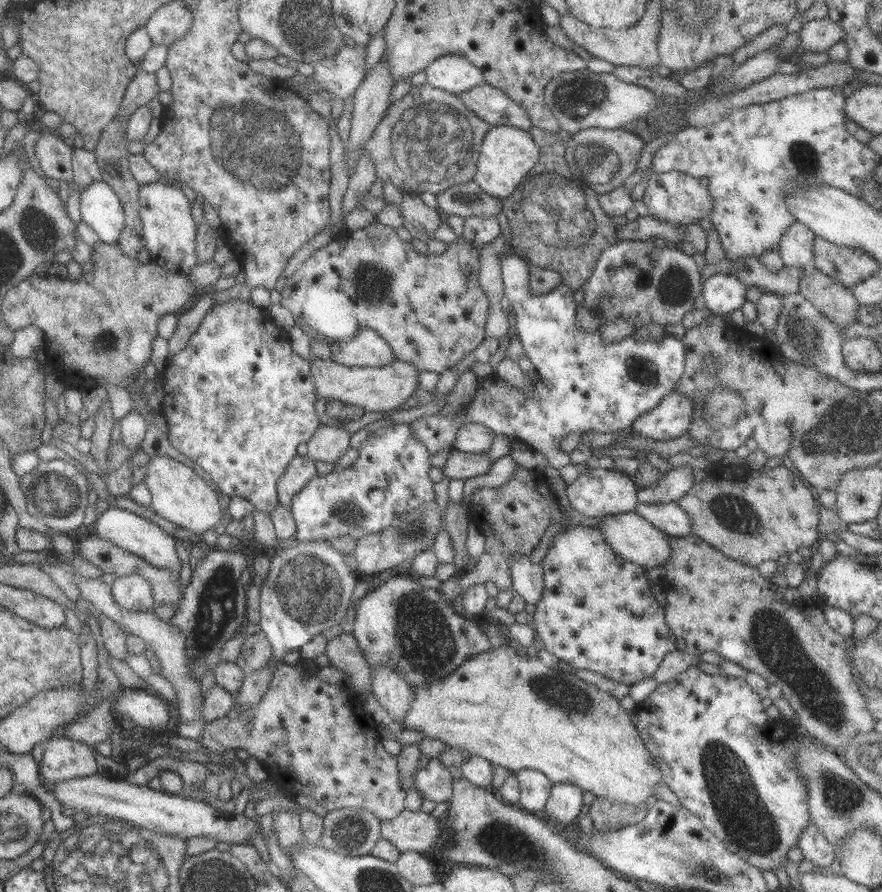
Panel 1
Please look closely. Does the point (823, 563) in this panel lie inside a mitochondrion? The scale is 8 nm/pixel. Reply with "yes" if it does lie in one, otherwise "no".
no

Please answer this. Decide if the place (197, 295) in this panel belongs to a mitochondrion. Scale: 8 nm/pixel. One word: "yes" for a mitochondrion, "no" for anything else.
no

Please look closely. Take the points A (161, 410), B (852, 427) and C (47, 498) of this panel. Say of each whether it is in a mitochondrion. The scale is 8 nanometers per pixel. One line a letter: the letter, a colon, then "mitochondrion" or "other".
A: other
B: mitochondrion
C: mitochondrion

